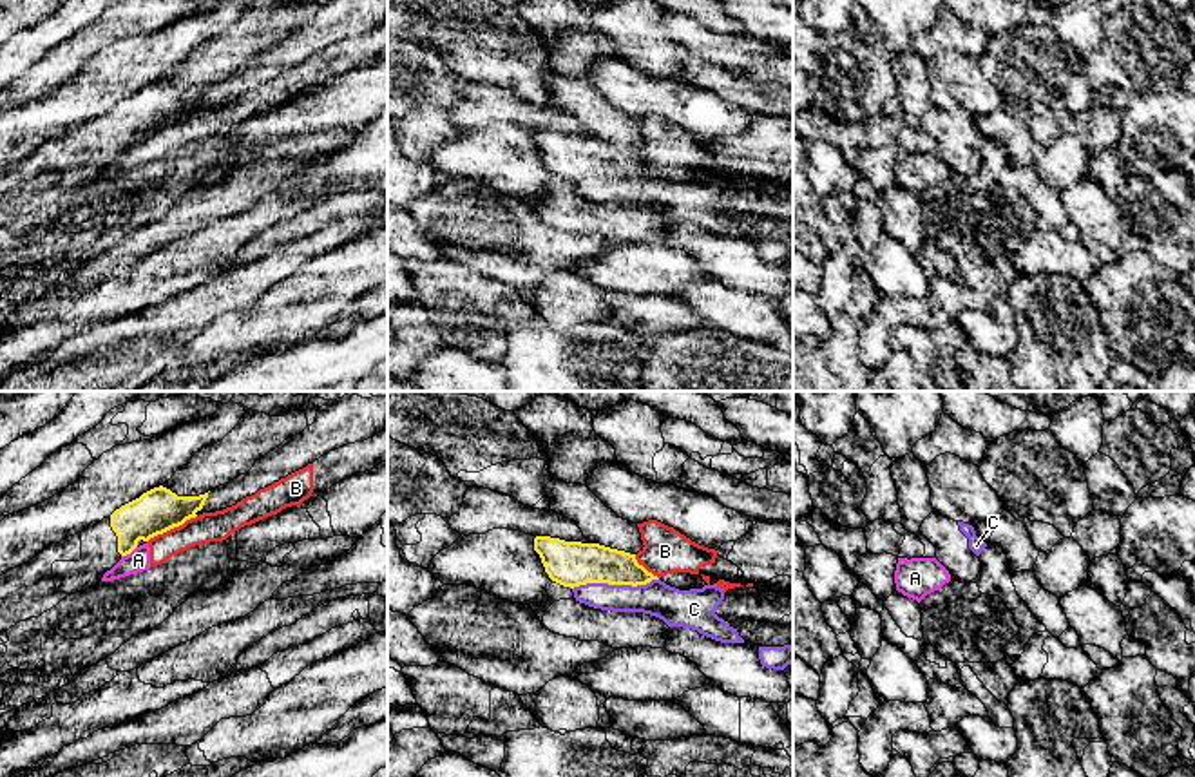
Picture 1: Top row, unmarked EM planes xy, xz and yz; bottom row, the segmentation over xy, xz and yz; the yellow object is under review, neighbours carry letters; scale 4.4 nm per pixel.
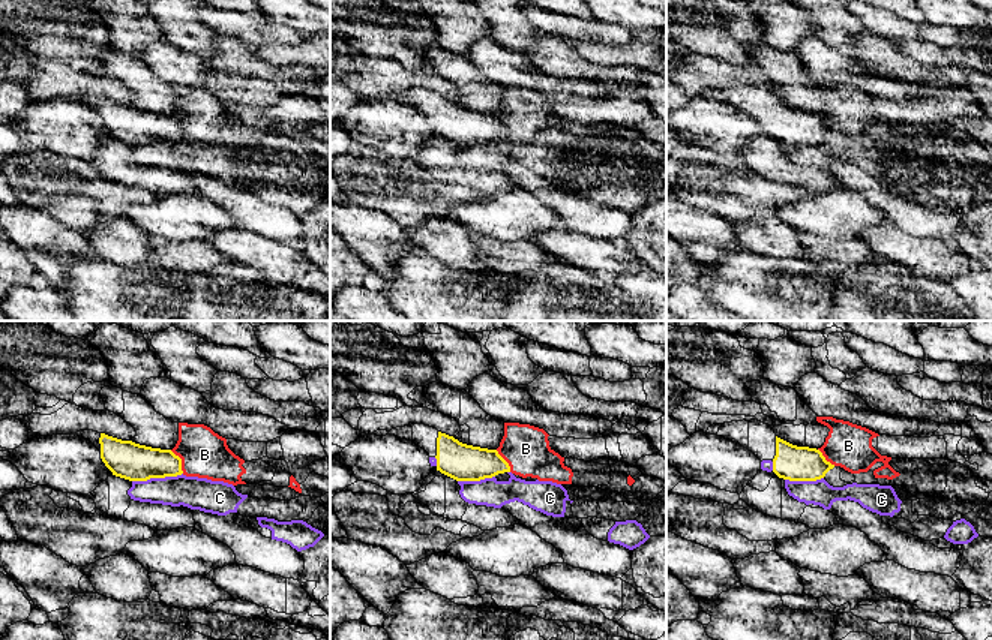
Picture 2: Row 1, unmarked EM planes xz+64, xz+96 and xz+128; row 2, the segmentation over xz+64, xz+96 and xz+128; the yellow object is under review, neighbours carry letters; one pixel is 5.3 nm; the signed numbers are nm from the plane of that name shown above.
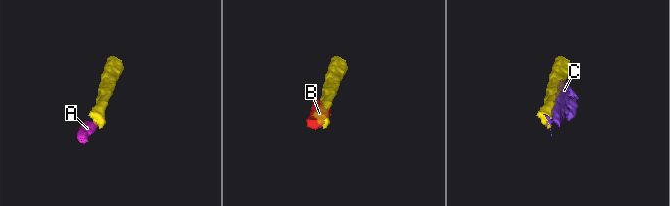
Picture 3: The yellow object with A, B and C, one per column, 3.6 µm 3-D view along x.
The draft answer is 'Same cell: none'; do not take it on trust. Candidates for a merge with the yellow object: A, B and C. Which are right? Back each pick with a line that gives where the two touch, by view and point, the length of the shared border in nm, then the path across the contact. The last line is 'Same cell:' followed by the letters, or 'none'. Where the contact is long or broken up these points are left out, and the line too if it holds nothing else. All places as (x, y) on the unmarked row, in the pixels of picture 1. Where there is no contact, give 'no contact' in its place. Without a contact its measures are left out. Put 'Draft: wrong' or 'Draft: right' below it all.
Same cell: none
Draft: right

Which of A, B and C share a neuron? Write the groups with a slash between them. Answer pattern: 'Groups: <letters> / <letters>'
Groups: A B / C

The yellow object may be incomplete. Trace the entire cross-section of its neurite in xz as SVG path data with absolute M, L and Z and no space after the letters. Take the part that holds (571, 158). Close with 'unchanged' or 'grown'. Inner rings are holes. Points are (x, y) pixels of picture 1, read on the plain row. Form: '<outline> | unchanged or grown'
M536 130L534 145L540 149L549 172L570 183L587 177L637 181L659 174L637 158L636 149L599 138Z | unchanged

